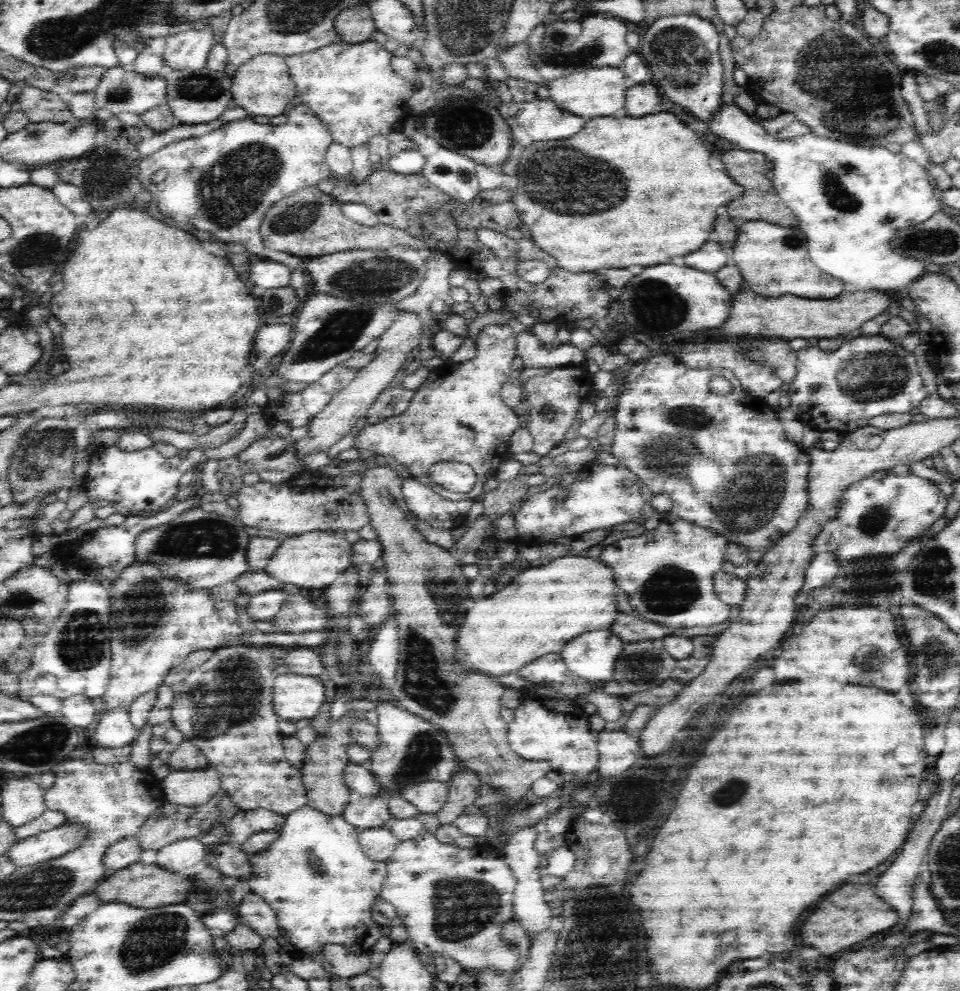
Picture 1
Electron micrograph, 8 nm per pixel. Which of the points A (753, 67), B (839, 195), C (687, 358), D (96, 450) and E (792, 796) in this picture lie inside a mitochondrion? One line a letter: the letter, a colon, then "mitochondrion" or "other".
A: other
B: mitochondrion
C: other
D: other
E: other

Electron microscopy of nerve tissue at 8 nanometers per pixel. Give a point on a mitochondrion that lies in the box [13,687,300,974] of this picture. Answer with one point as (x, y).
(207, 892)

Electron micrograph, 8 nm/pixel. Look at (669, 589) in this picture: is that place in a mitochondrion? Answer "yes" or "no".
yes

